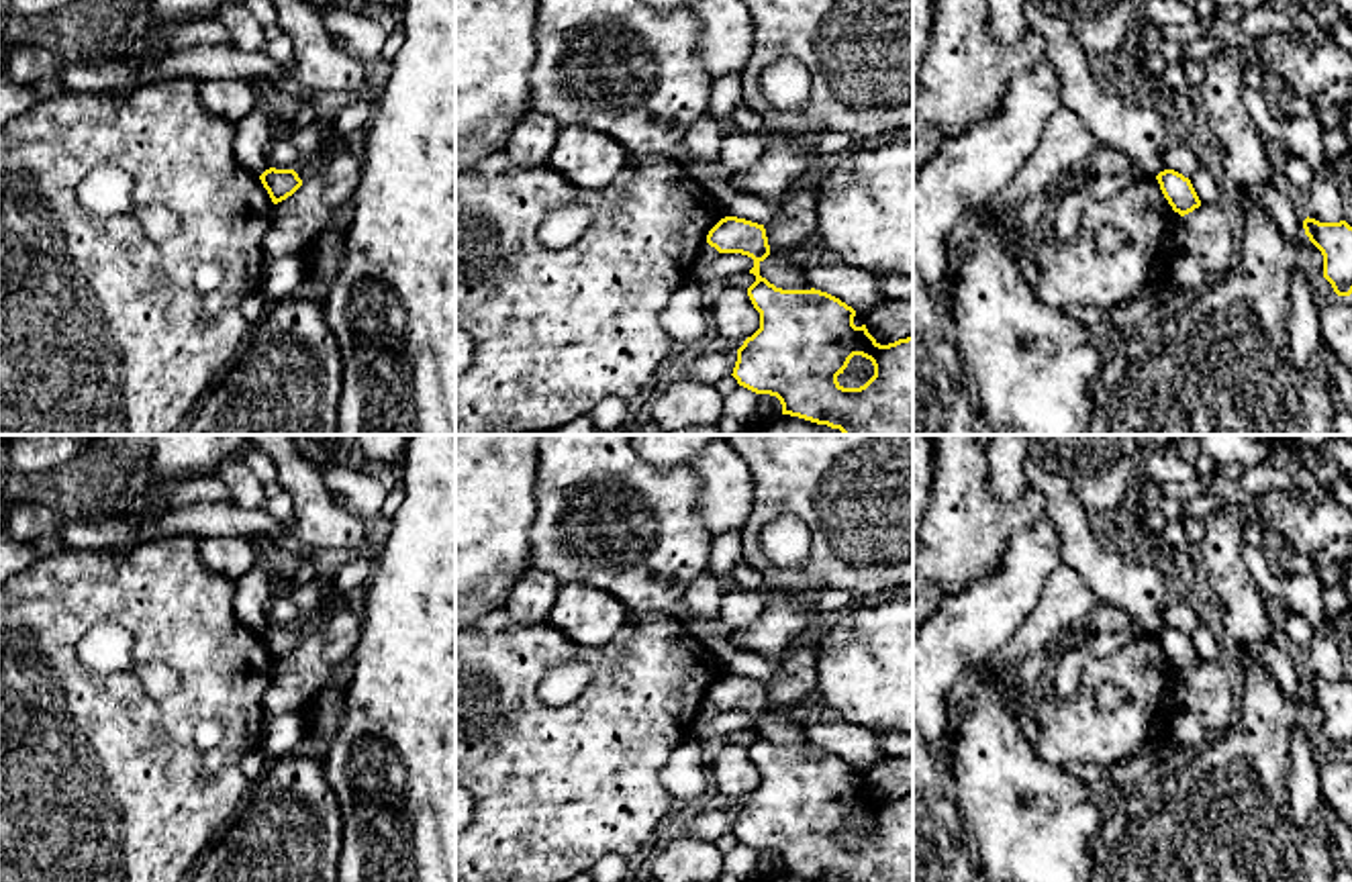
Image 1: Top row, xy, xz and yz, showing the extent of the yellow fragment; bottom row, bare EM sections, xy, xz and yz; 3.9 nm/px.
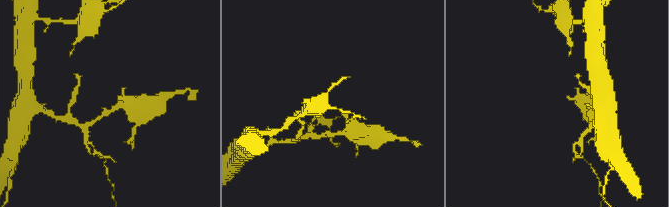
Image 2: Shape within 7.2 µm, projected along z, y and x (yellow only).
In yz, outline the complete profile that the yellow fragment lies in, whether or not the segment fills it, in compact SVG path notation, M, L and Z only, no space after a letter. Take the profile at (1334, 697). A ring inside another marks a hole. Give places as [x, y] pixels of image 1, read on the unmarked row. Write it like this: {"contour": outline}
{"contour": "M1303 678L1305 692L1323 713L1323 735L1338 753L1352 751L1352 684L1346 678Z"}

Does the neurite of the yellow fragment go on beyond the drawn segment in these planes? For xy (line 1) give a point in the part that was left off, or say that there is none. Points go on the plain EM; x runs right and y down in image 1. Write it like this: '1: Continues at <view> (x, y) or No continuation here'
1: No continuation here

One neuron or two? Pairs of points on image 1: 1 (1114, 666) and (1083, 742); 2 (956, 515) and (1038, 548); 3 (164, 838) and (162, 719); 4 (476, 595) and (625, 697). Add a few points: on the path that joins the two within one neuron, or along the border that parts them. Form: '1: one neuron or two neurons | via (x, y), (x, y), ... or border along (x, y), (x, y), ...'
1: one neuron | via (1093, 682), (1083, 699), (1083, 721)
2: two neurons | border along (1046, 513), (1018, 529), (1001, 562), (983, 576)
3: one neuron | via (184, 809), (180, 748)
4: two neurons | border along (503, 607), (487, 613), (476, 623)

